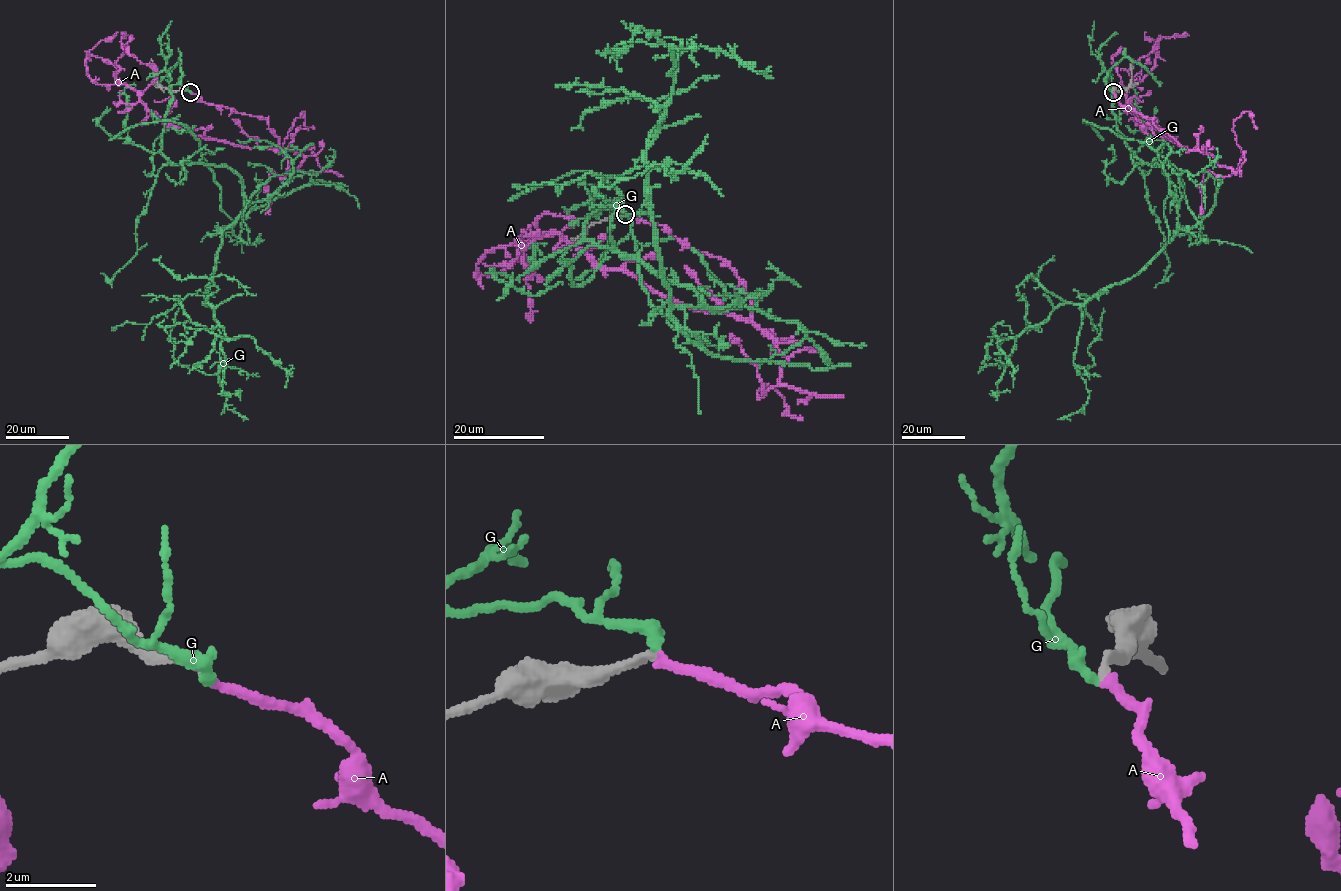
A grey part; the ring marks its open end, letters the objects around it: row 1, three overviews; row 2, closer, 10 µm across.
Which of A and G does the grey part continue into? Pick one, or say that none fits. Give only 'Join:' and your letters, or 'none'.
Join: A

